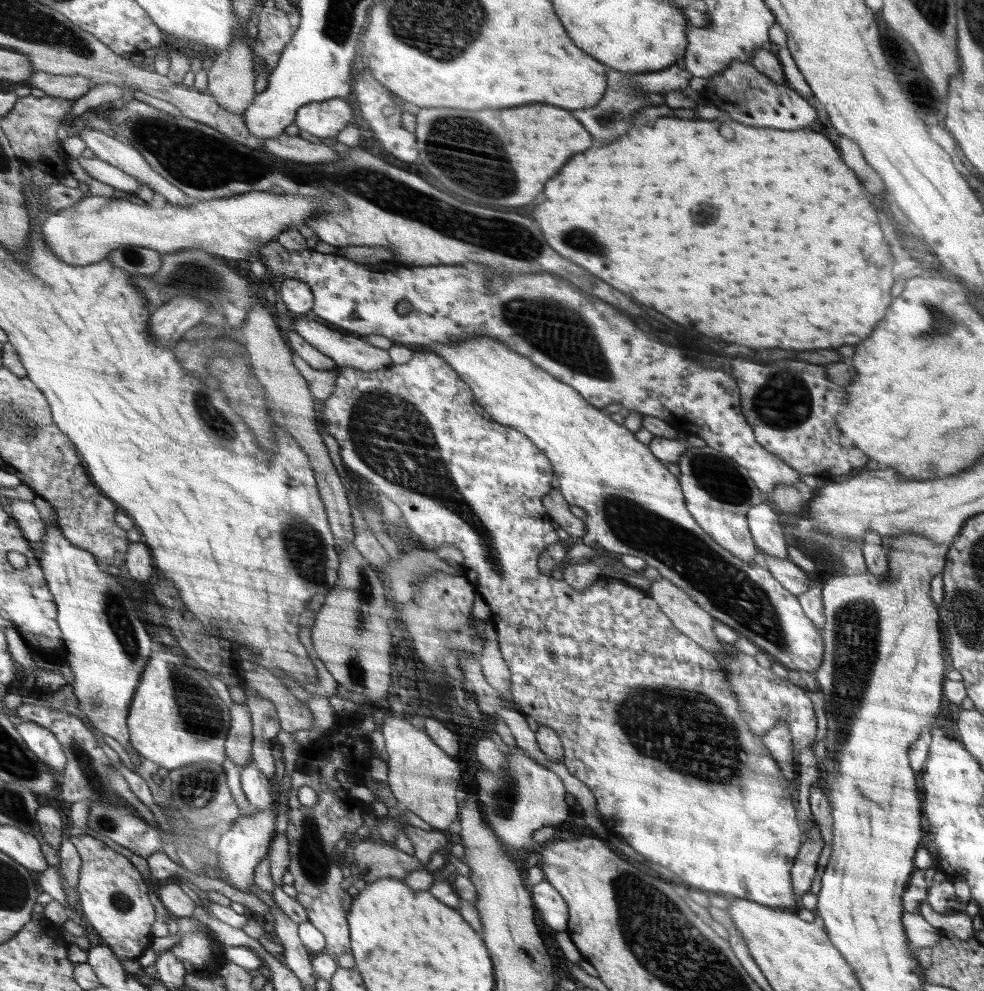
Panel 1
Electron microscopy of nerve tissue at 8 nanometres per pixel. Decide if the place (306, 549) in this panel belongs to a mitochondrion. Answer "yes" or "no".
yes

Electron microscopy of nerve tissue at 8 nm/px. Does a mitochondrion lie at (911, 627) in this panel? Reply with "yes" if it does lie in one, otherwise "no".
no

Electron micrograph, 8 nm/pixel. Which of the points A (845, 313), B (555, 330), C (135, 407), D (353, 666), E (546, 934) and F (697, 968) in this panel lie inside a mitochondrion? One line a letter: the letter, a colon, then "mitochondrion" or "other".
A: other
B: mitochondrion
C: other
D: mitochondrion
E: other
F: mitochondrion

